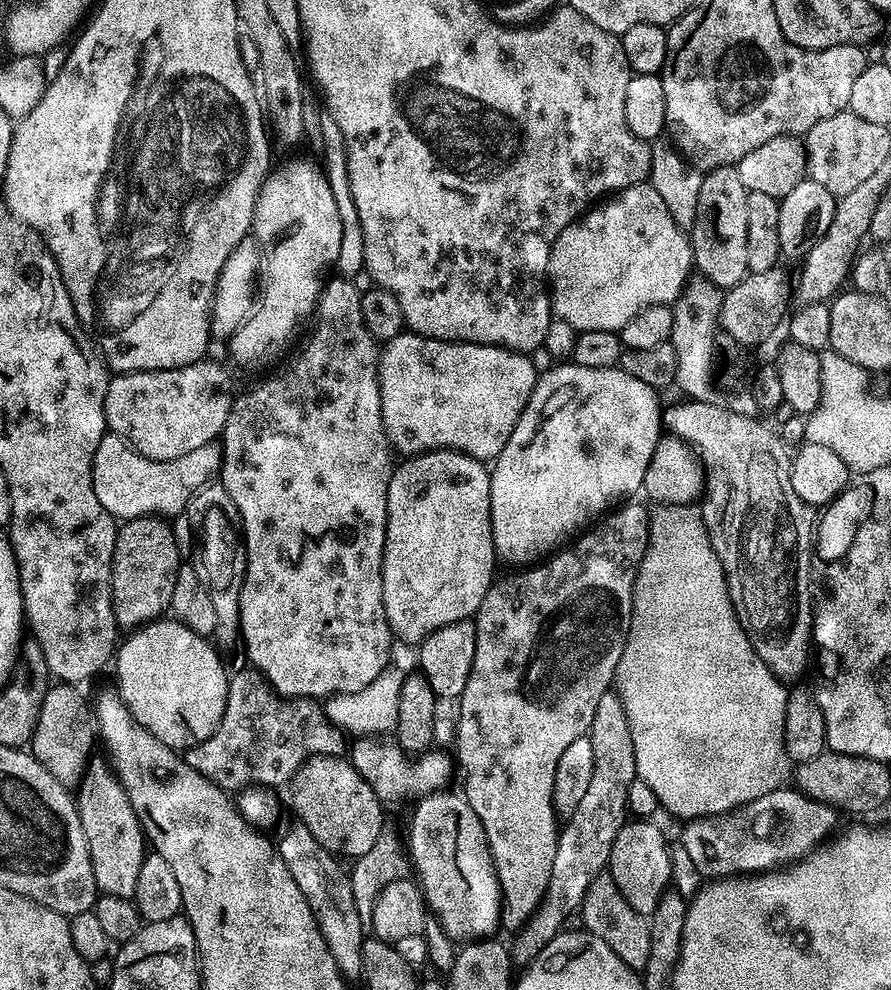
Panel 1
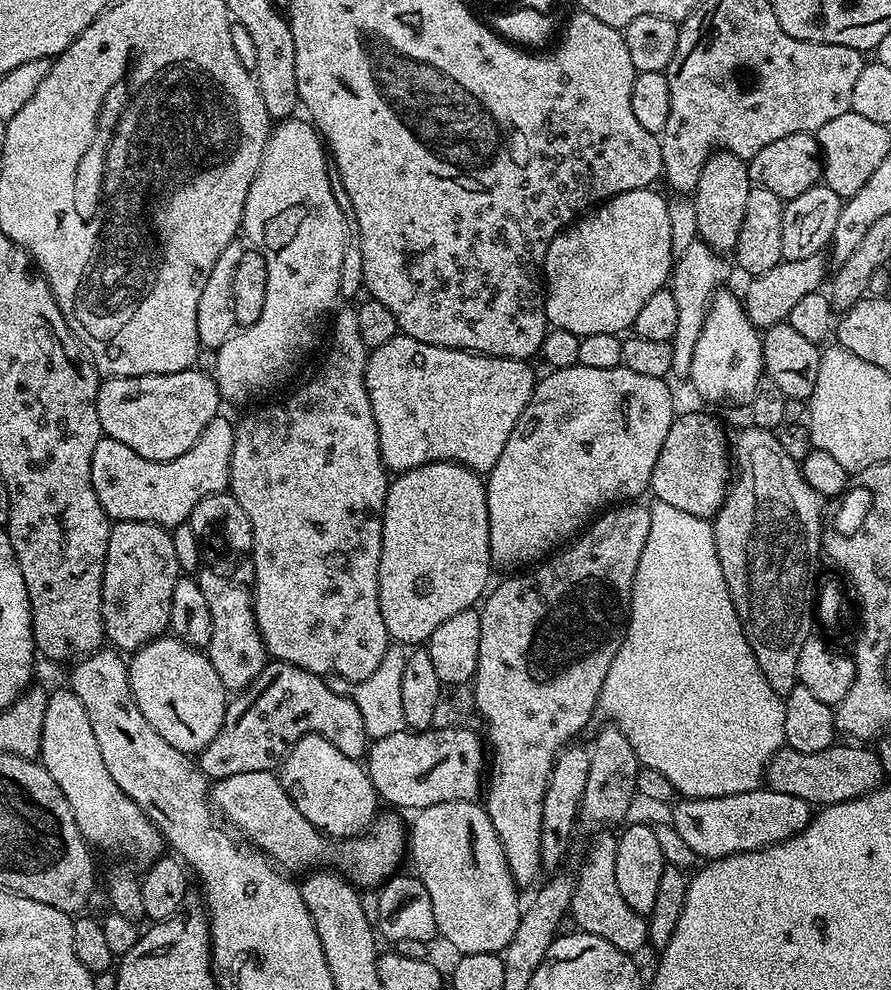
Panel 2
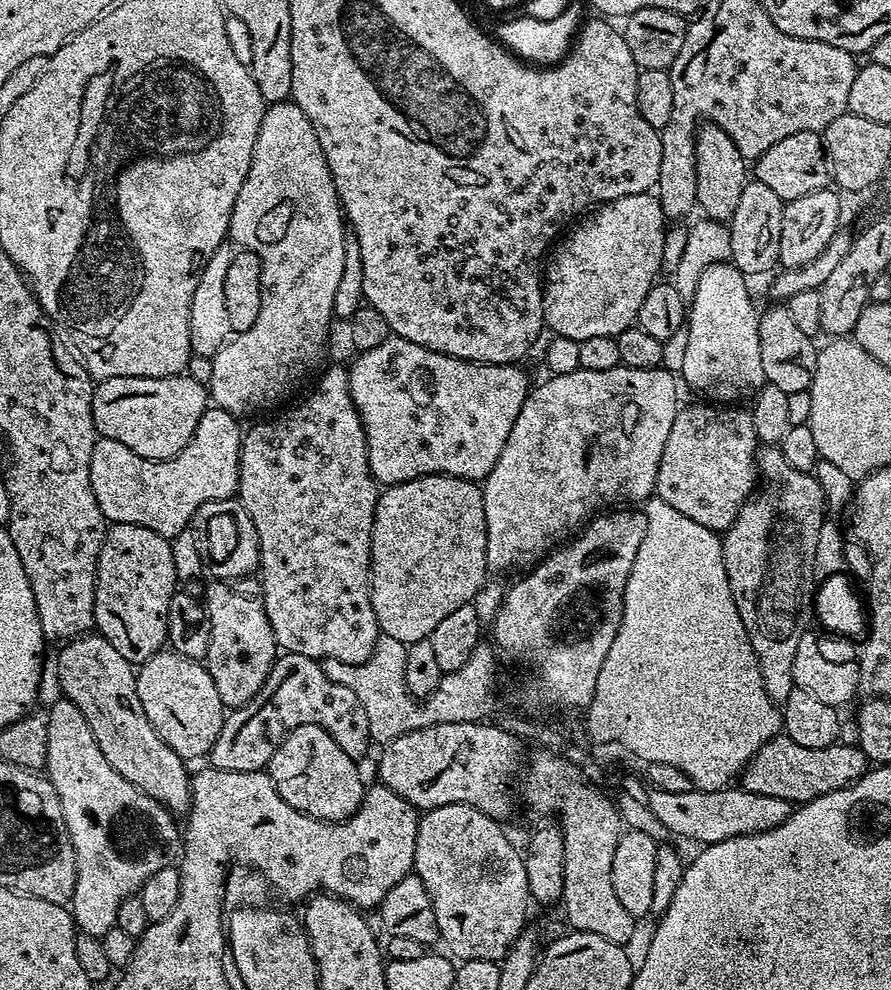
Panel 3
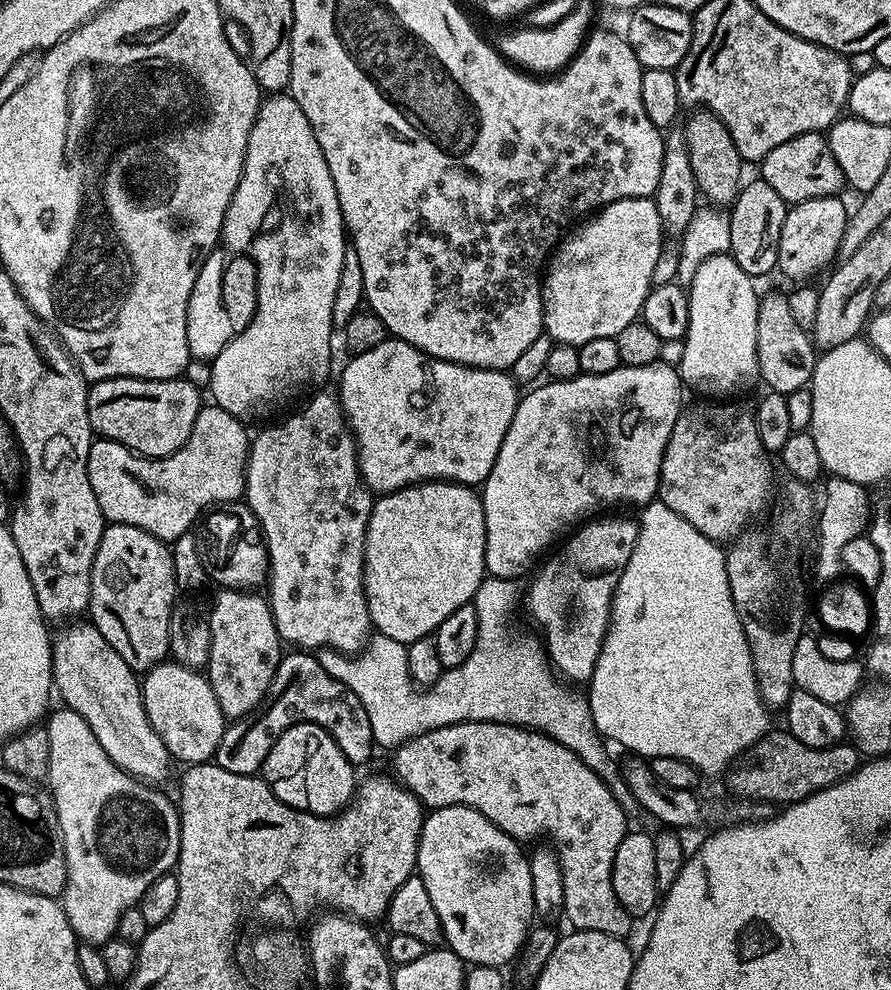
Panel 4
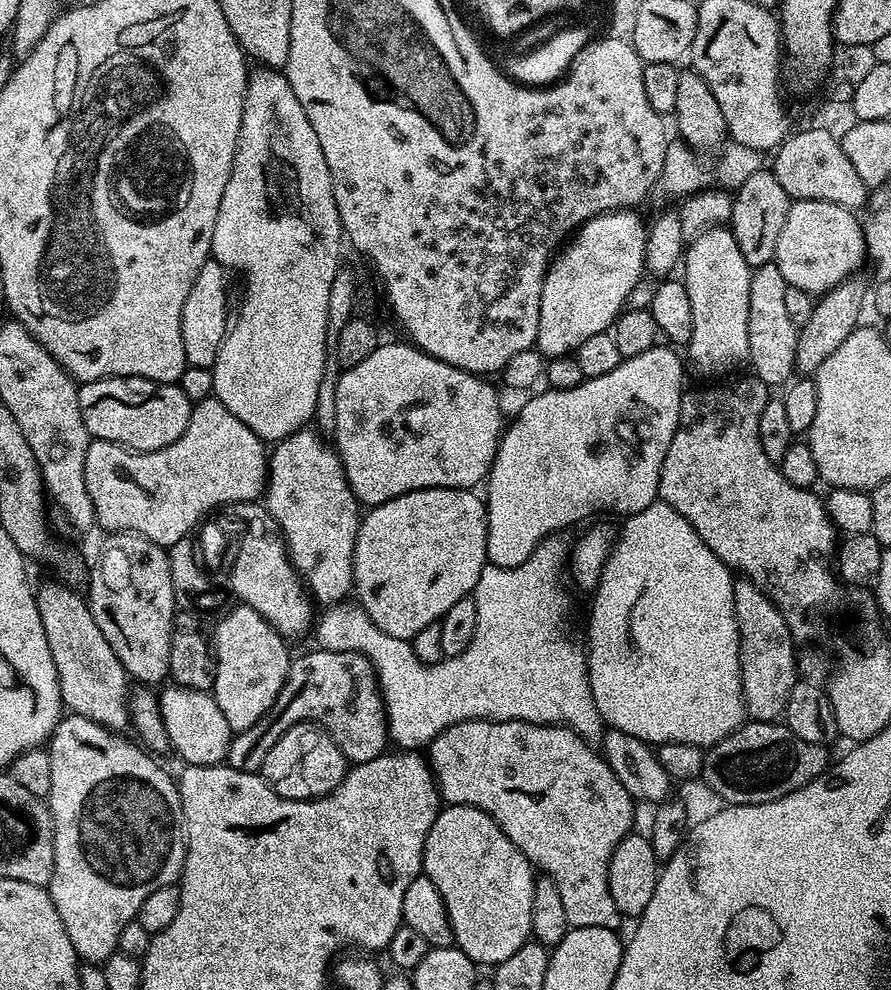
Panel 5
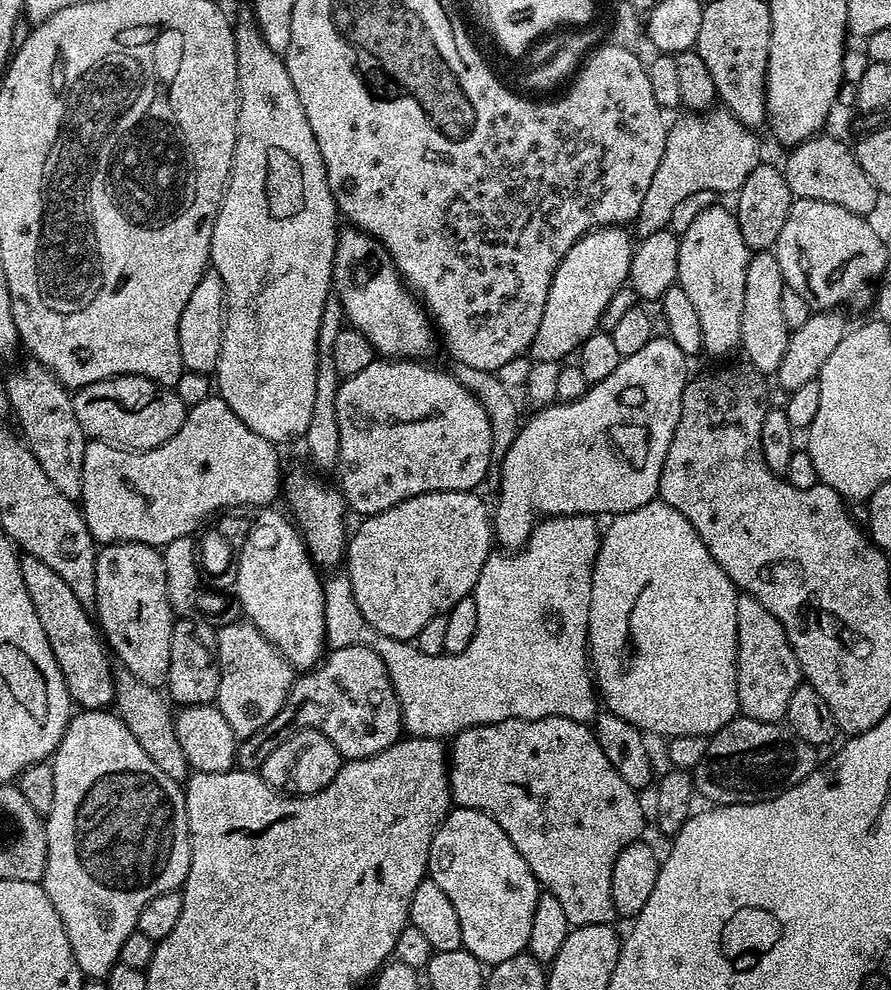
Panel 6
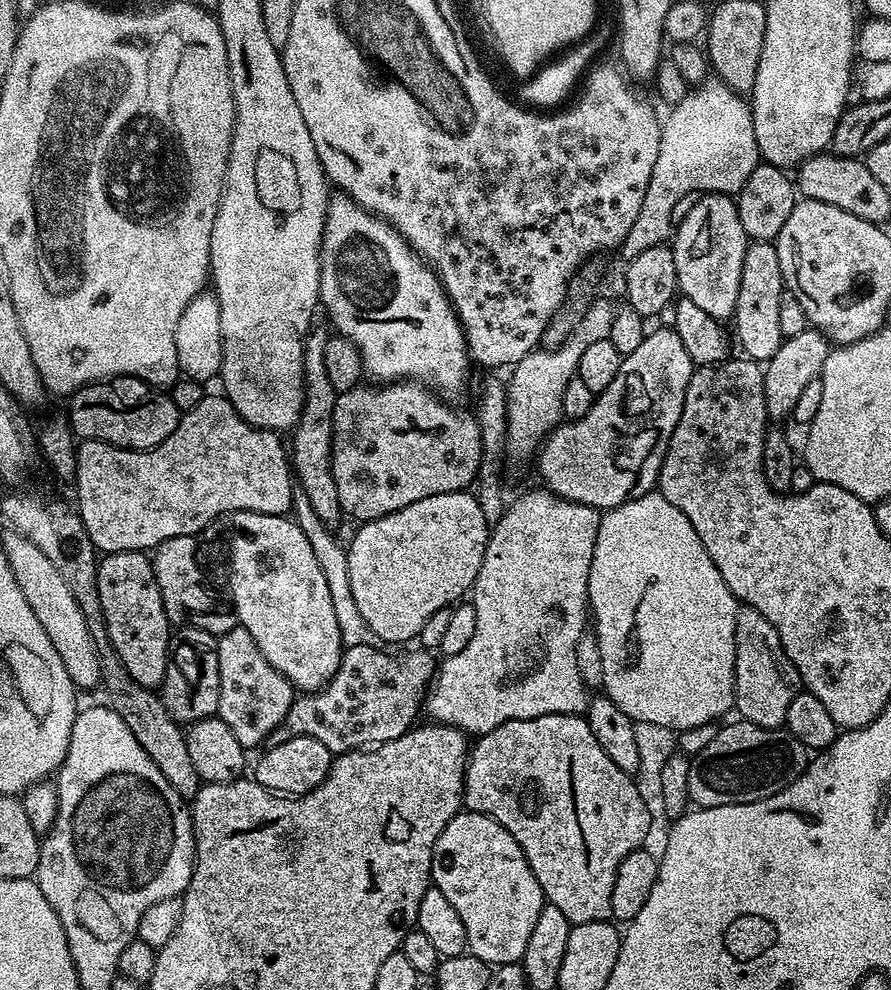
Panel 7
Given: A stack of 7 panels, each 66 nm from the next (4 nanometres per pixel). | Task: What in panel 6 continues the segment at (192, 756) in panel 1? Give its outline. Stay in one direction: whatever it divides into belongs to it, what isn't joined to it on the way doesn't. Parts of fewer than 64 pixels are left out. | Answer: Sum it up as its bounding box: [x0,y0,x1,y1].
[237,644,401,773]

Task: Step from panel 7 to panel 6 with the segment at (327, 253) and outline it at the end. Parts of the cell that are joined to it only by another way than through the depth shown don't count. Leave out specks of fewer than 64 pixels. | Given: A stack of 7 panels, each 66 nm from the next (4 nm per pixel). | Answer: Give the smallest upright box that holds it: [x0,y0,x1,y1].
[332,226,438,361]

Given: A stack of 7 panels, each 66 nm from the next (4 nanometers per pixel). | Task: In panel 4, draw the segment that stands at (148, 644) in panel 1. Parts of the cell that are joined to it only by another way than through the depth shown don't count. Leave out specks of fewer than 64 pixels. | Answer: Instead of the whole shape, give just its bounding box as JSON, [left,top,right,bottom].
[142,662,226,766]

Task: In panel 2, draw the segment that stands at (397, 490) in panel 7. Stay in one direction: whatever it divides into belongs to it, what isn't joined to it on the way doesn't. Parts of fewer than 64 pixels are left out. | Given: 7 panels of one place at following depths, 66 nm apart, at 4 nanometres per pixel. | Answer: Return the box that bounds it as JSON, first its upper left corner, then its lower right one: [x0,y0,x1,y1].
[364,334,538,474]

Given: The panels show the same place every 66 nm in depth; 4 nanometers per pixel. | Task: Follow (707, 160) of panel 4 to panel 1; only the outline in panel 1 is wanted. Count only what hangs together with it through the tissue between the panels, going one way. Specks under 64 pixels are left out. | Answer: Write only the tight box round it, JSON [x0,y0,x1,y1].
[690,166,749,290]

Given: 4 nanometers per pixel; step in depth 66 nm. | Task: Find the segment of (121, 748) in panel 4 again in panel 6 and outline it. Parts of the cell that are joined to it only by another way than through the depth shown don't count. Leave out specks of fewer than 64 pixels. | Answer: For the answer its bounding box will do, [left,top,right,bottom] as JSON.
[20,555,114,710]

